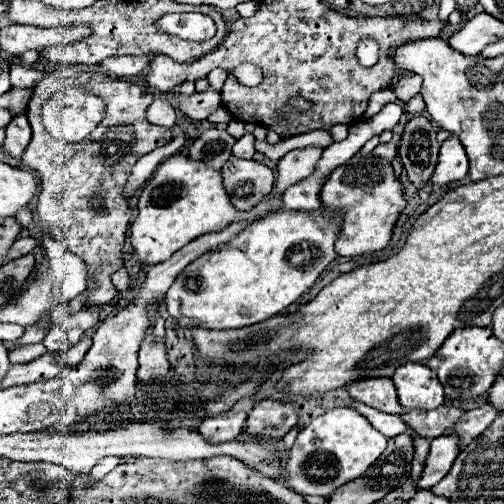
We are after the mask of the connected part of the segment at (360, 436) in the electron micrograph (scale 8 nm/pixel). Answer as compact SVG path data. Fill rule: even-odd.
M355 408L327 410L299 432L287 462L289 486L299 494L331 496L335 488L363 476L363 472L367 472L367 468L383 454L385 446L387 438Z

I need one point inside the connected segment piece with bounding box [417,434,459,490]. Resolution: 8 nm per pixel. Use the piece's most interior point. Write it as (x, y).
(444, 450)

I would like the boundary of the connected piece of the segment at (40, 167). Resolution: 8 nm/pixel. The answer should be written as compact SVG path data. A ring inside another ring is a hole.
M73 66L45 72L43 80L33 88L33 96L31 96L29 106L27 106L27 118L29 118L29 124L33 128L33 140L27 146L25 154L21 156L21 162L27 168L31 168L33 172L39 172L39 178L41 178L41 194L39 194L39 204L37 204L37 214L39 214L41 226L47 230L47 234L53 240L61 242L63 246L67 246L73 254L81 256L83 260L119 260L121 258L121 250L123 250L123 242L125 242L125 230L127 230L127 224L131 220L131 210L129 210L125 198L121 196L121 190L127 182L127 176L131 174L131 166L141 156L149 154L151 150L155 150L159 146L165 146L167 142L171 142L171 130L169 128L153 126L145 118L145 112L151 106L151 102L153 102L153 94L147 92L147 88L143 84L133 84L133 82L127 82L121 78L111 78L111 76L101 74L101 72L81 72L81 70L75 70ZM67 86L91 88L107 104L107 116L99 124L99 128L95 128L95 132L91 132L91 136L87 136L87 140L75 142L75 144L67 144L67 142L59 142L59 140L51 138L51 134L45 130L45 126L41 122L41 104L53 92L57 92L59 88L67 88Z

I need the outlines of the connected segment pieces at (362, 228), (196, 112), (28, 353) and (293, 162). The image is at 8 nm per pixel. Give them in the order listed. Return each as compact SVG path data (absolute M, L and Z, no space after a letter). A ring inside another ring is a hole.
M357 152L327 178L321 190L321 202L325 208L343 208L345 212L343 230L339 240L335 242L335 250L339 256L347 258L383 250L391 242L397 218L407 206L403 184L393 172L389 160L361 152Z
M209 86L205 92L195 92L193 96L179 96L177 104L179 110L191 120L205 120L221 106L221 94Z
M29 344L29 346L19 346L19 348L13 348L9 352L9 360L11 364L23 364L23 362L31 362L35 358L39 358L41 354L45 354L47 348L43 344Z
M309 145L287 152L279 160L279 174L277 174L277 186L275 188L285 192L295 182L307 178L315 170L317 160L321 157L323 150L324 148L318 145Z

